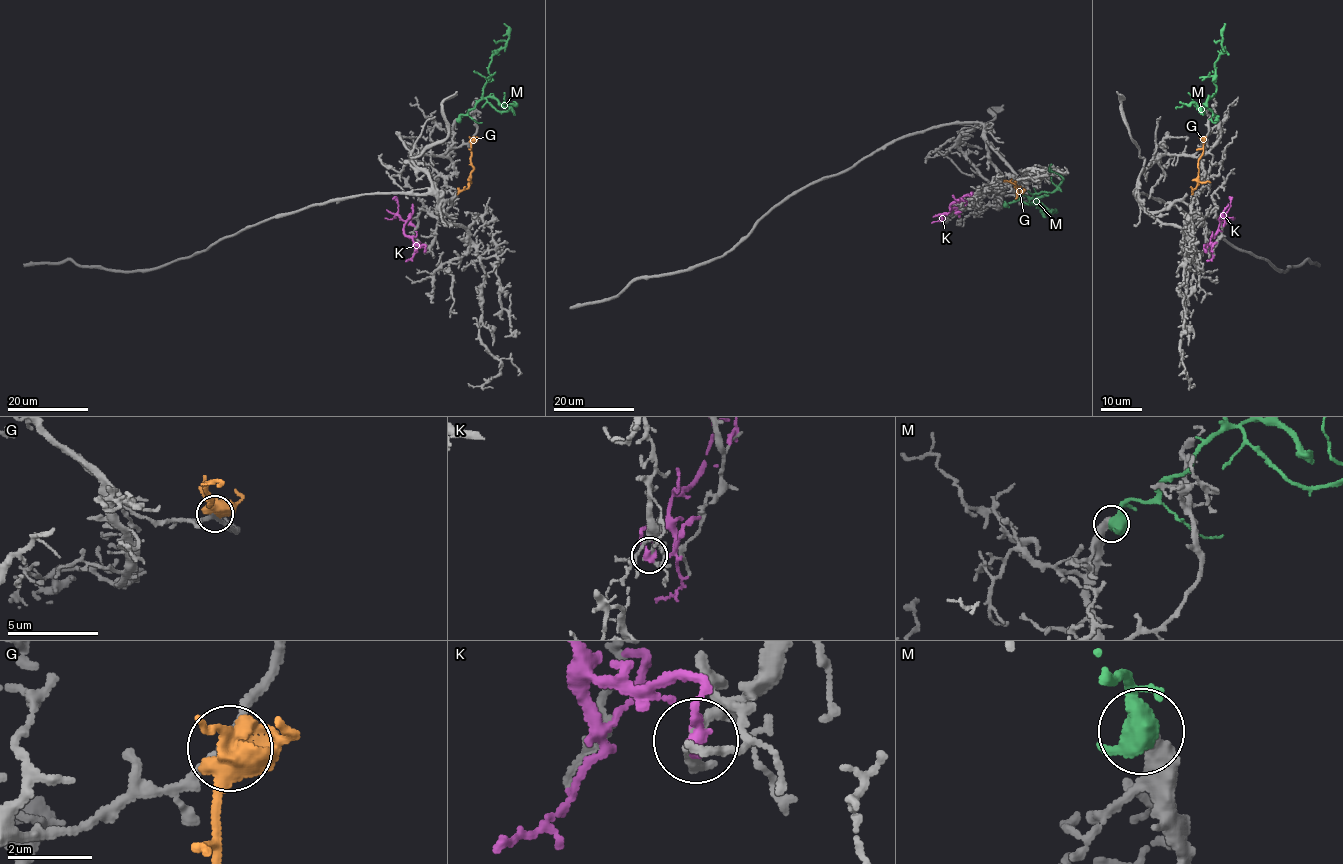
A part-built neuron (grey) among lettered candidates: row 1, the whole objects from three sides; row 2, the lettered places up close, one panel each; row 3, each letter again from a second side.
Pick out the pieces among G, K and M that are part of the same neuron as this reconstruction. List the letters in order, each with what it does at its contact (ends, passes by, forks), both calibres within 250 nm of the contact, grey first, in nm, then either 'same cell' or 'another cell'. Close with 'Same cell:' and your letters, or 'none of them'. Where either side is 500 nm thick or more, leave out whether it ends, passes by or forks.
G: it forks | 200/460 nm | another cell
K: it ends | 220/340 nm | another cell
M: 500/550 nm | another cell
Same cell: none of them

